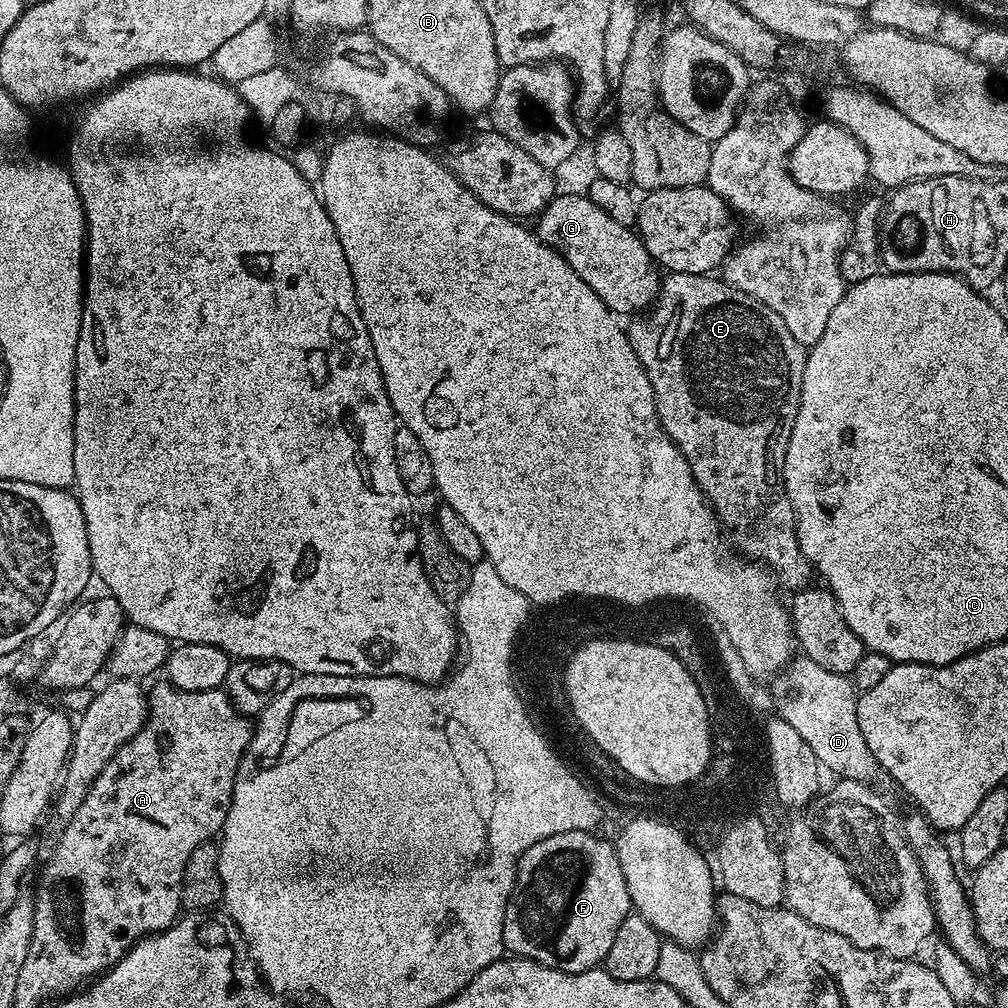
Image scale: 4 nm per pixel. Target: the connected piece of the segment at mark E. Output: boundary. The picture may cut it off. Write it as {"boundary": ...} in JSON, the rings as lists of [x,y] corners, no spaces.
{"boundary":[[[668,272],[660,281],[660,292],[654,303],[647,311],[637,315],[633,320],[636,321],[630,326],[627,325],[626,328],[628,341],[634,346],[634,354],[638,354],[638,362],[642,362],[642,366],[646,370],[646,378],[650,378],[650,386],[654,386],[654,402],[660,425],[664,428],[664,433],[676,443],[678,450],[682,450],[682,454],[694,474],[696,484],[702,490],[704,497],[708,499],[708,503],[711,504],[712,511],[716,513],[716,518],[720,521],[723,531],[730,537],[731,543],[733,540],[745,552],[741,553],[749,561],[767,566],[772,575],[776,577],[781,589],[799,590],[809,587],[814,580],[814,569],[806,558],[806,554],[802,554],[802,546],[798,546],[794,506],[784,489],[784,455],[794,426],[794,418],[798,414],[800,405],[802,374],[806,359],[805,345],[799,344],[794,338],[794,334],[790,334],[790,330],[786,330],[786,322],[782,322],[782,318],[778,318],[778,314],[774,314],[774,310],[770,310],[770,306],[758,302],[758,298],[730,286],[722,278],[717,278],[712,274],[699,276],[685,272]]]}

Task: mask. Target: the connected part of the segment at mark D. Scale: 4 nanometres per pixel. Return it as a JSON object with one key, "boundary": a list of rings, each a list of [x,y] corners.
{"boundary":[[[800,656],[793,659],[777,677],[773,679],[770,686],[771,694],[774,697],[775,711],[779,719],[787,722],[794,730],[805,739],[806,744],[814,751],[821,767],[824,767],[836,774],[839,779],[854,780],[860,783],[872,784],[879,775],[883,775],[883,768],[880,767],[874,754],[862,735],[858,725],[857,702],[859,700],[858,690],[848,676],[834,674],[818,666],[809,660],[808,657]]]}

